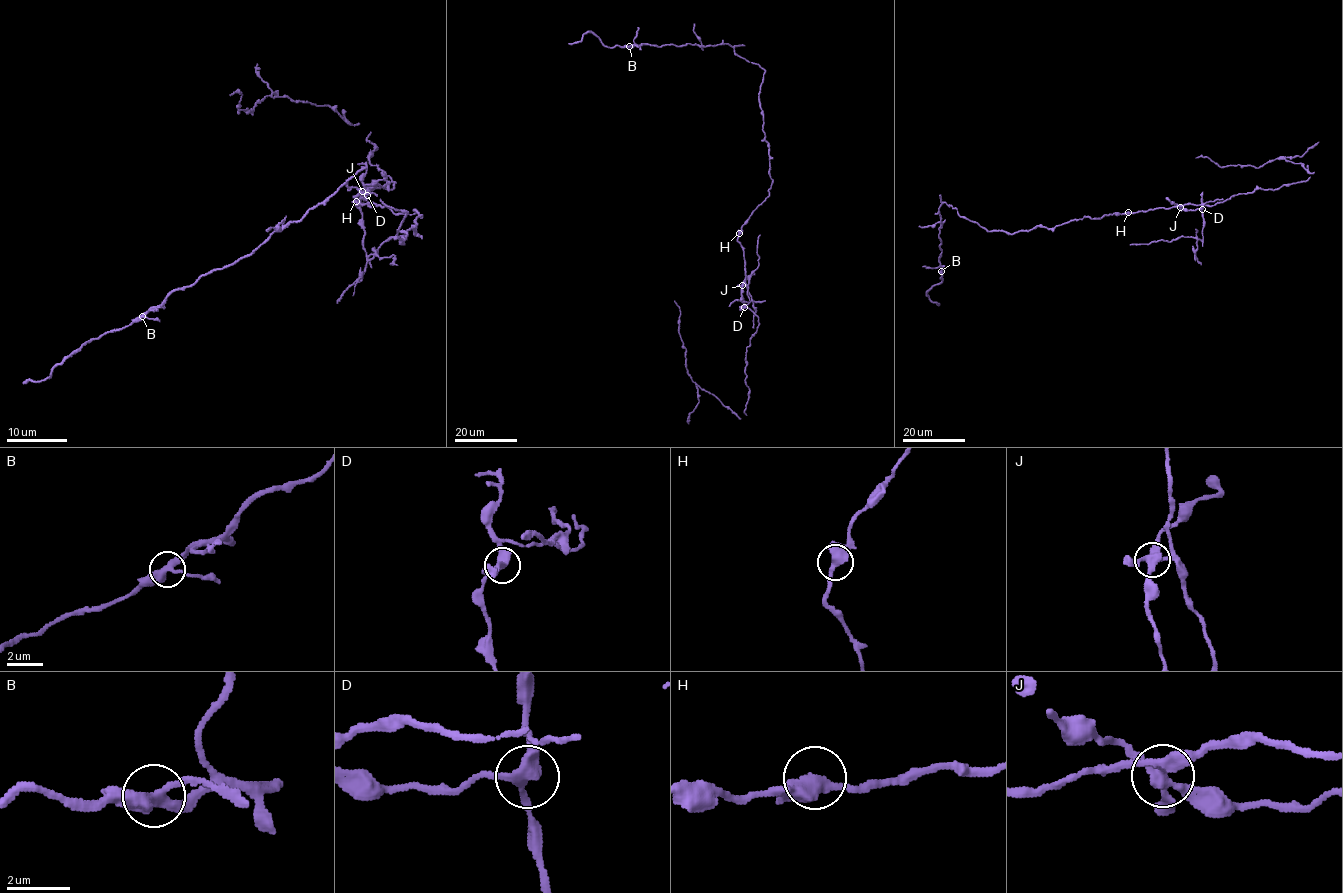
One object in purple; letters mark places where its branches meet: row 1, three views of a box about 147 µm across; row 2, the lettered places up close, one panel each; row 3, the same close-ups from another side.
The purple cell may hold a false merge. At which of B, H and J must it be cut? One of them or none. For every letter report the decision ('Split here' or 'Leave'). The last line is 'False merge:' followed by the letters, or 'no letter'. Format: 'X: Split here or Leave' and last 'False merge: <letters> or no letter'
B: Leave
H: Leave
J: Split here
False merge: J

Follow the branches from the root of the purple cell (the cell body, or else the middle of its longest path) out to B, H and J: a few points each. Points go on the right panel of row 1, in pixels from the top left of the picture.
B: (1100, 218), (1084, 216), (1051, 228), (1037, 226), (1009, 234), (988, 231), (943, 202), (939, 208), (941, 271)
H: (1100, 218), (1128, 212)
J: (1100, 218), (1113, 213), (1181, 207)

